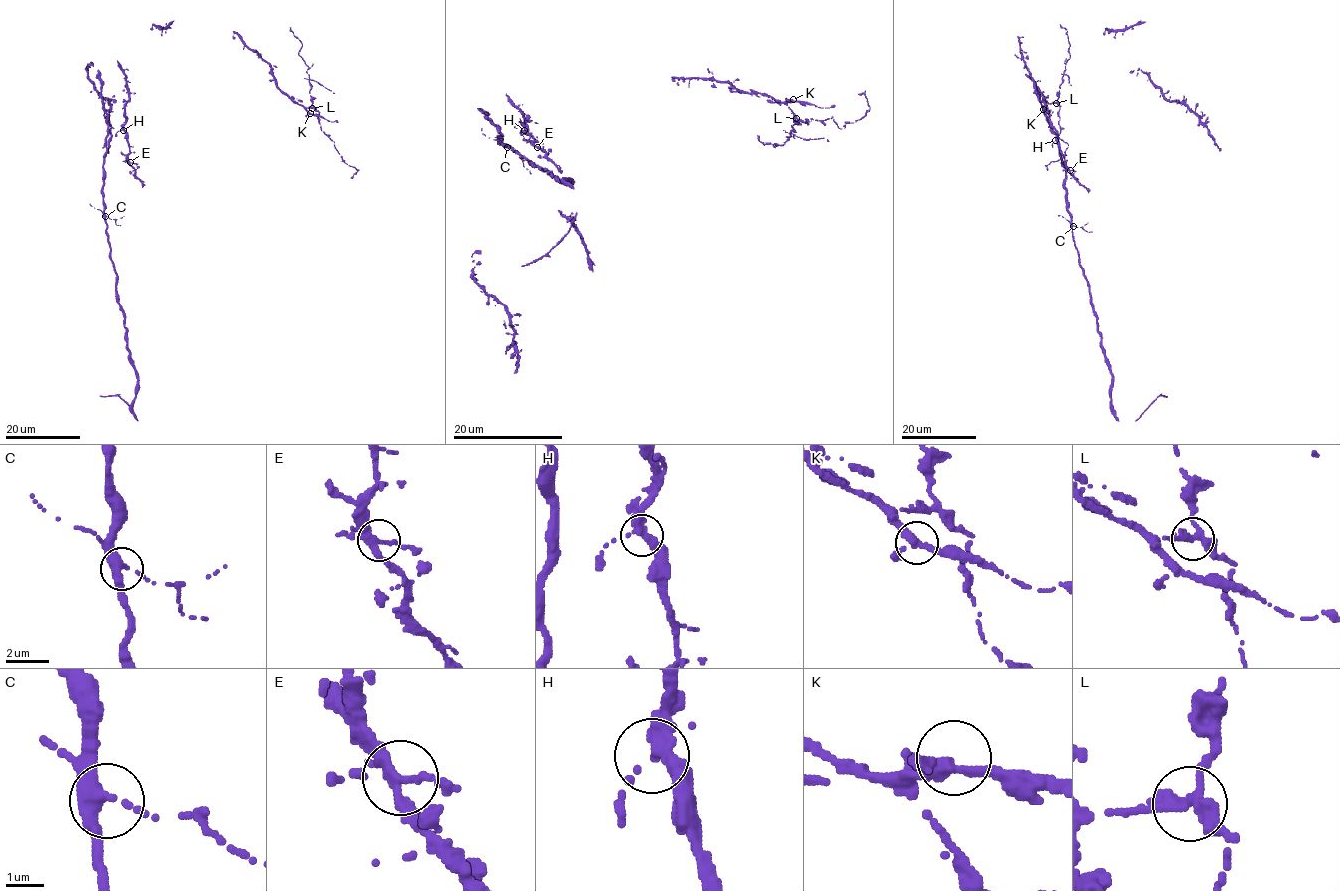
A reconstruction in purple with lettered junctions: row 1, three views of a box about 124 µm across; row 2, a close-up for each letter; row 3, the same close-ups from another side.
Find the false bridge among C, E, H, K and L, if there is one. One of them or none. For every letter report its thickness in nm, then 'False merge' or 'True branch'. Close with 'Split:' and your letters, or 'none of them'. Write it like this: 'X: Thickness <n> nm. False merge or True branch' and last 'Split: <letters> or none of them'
C: Thickness 320 nm. True branch
E: Thickness 280 nm. True branch
H: Thickness 320 nm. True branch
K: Thickness 280 nm. True branch
L: Thickness 300 nm. False merge
Split: L

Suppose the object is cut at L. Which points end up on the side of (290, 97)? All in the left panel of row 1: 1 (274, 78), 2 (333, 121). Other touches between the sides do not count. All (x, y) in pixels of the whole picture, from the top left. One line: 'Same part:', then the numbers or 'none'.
Same part: 1, 2

